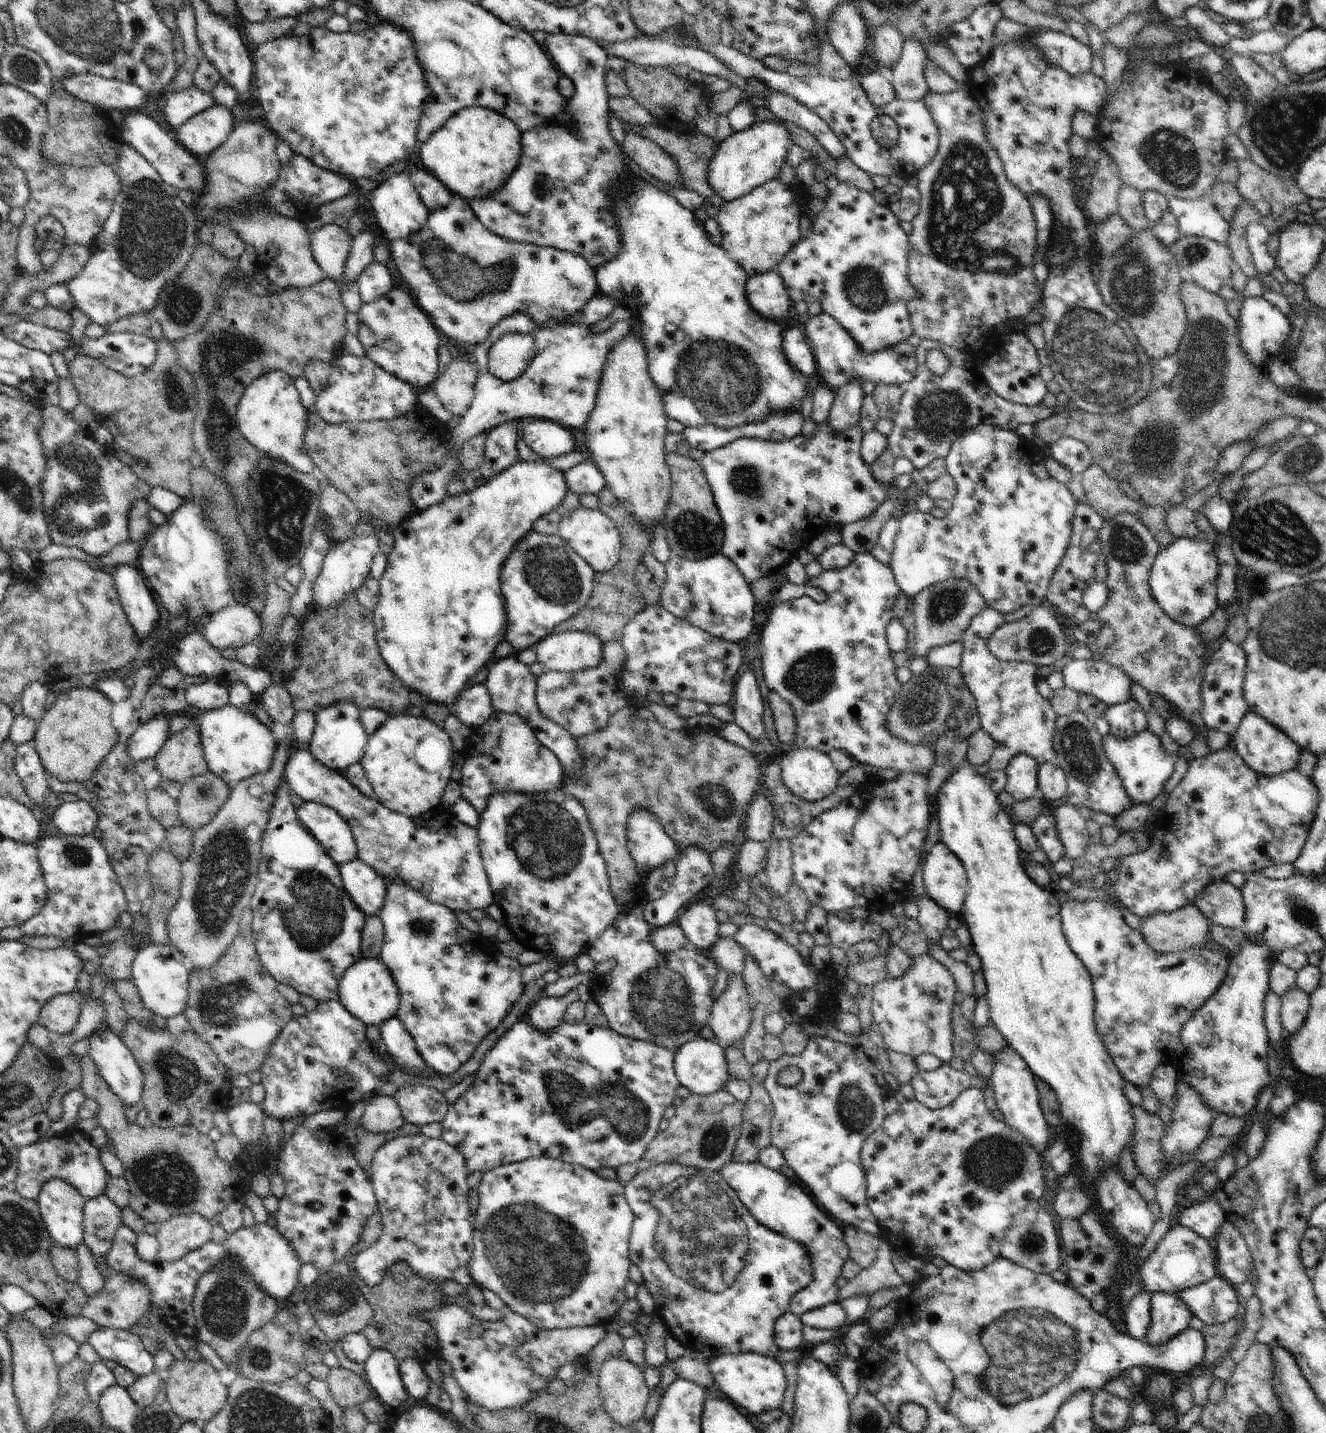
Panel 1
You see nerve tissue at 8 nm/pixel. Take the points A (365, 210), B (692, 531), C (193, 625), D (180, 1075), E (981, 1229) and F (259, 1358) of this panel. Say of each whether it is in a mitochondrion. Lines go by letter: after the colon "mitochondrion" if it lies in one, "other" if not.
A: other
B: mitochondrion
C: other
D: mitochondrion
E: other
F: mitochondrion

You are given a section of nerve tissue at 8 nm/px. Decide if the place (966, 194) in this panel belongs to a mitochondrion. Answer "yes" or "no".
yes

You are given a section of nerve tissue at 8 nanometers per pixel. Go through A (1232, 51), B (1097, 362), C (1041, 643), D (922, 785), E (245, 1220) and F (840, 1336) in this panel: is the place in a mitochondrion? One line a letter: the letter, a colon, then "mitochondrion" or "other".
A: other
B: mitochondrion
C: mitochondrion
D: other
E: other
F: other

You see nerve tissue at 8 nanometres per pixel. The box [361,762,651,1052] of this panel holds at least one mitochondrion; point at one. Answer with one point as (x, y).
(548, 843)

